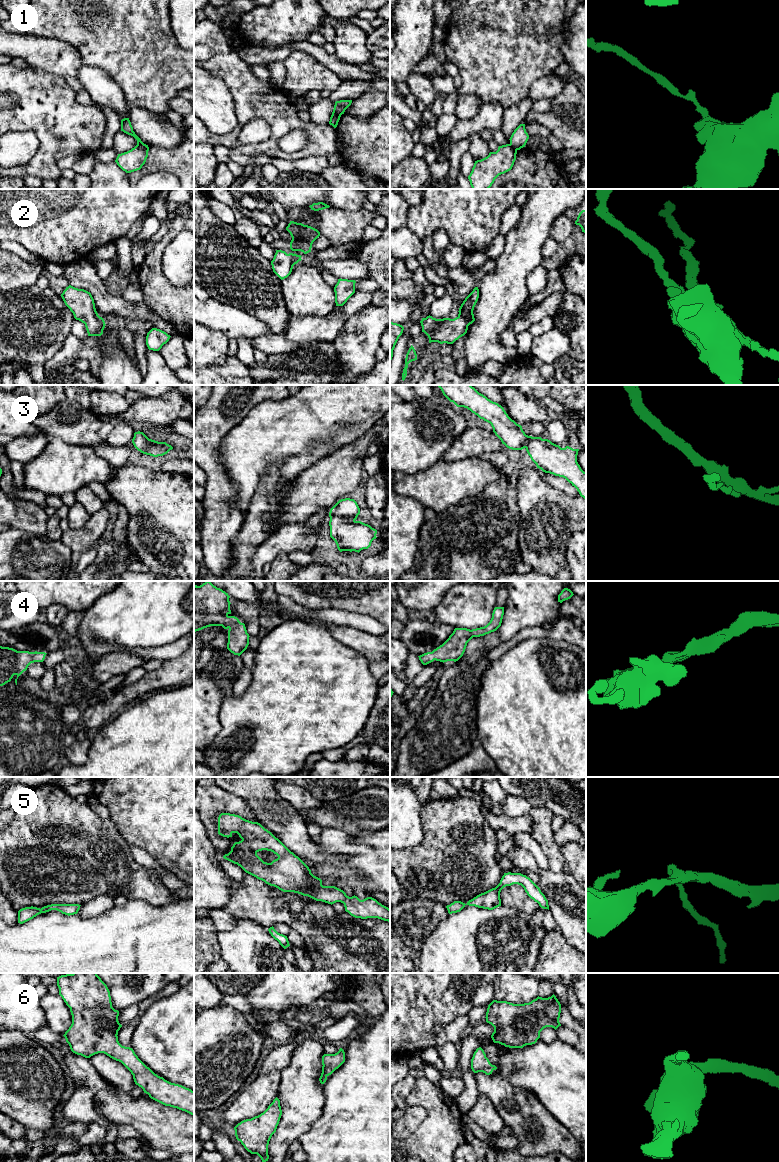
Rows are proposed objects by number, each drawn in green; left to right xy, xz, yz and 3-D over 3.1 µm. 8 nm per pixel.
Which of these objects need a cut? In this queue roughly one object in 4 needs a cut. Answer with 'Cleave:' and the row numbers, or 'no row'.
Cleave: 1

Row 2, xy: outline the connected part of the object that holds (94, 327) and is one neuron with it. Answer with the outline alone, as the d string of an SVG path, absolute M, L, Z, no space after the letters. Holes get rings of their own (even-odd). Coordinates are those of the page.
M69 285L61 297L73 313L74 318L85 324L88 336L101 336L103 334L106 324L104 319L98 315L90 292Z

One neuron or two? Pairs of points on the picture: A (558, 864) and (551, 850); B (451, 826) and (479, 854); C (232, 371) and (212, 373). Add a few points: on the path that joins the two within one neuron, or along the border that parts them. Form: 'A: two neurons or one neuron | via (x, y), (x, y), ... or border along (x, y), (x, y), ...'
A: one neuron | via (556, 861), (553, 853)
B: one neuron | via (458, 833), (472, 847)
C: one neuron | via (227, 373), (217, 373)

